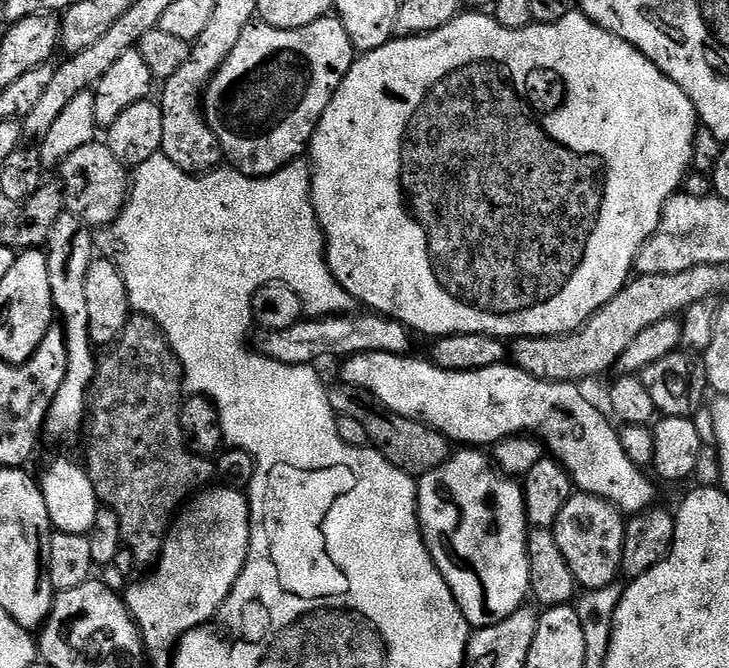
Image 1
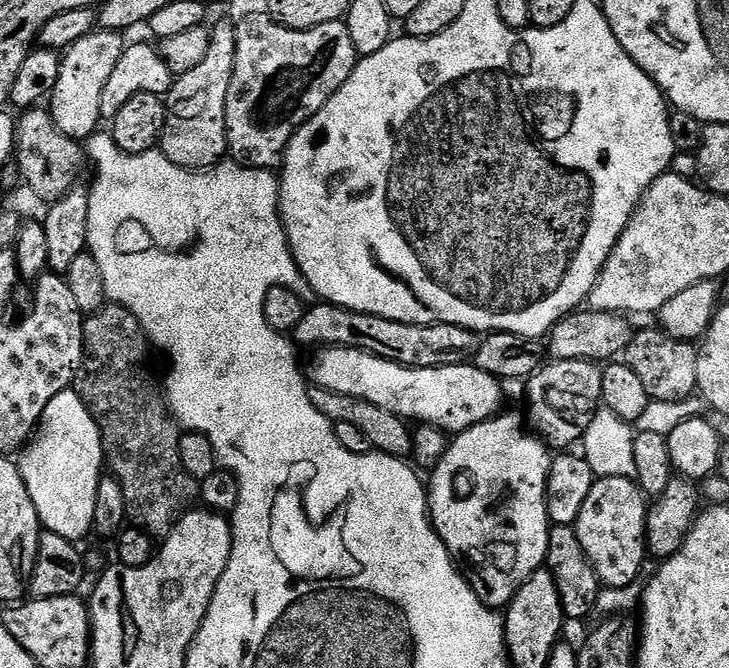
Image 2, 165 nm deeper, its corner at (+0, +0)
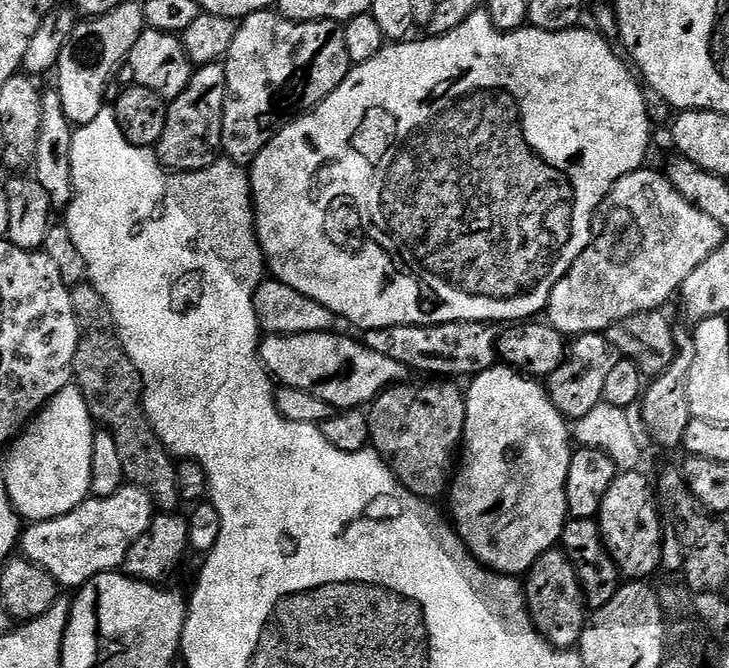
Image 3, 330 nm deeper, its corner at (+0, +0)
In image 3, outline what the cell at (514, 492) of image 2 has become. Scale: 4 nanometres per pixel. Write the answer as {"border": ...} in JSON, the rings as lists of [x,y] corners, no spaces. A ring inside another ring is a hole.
{"border":[[[497,366],[487,368],[485,372],[471,377],[469,388],[466,388],[464,401],[466,402],[466,426],[464,427],[464,439],[462,441],[462,455],[458,460],[458,467],[454,472],[454,479],[450,484],[450,497],[452,496],[451,523],[456,533],[472,555],[484,565],[485,568],[500,572],[504,576],[519,577],[527,573],[529,568],[546,550],[557,547],[560,543],[560,535],[564,524],[569,520],[568,507],[566,506],[566,474],[570,470],[570,458],[574,451],[573,441],[570,439],[570,424],[564,416],[552,405],[552,399],[548,397],[547,387],[539,379],[525,376],[523,372],[517,372],[515,368]]]}

